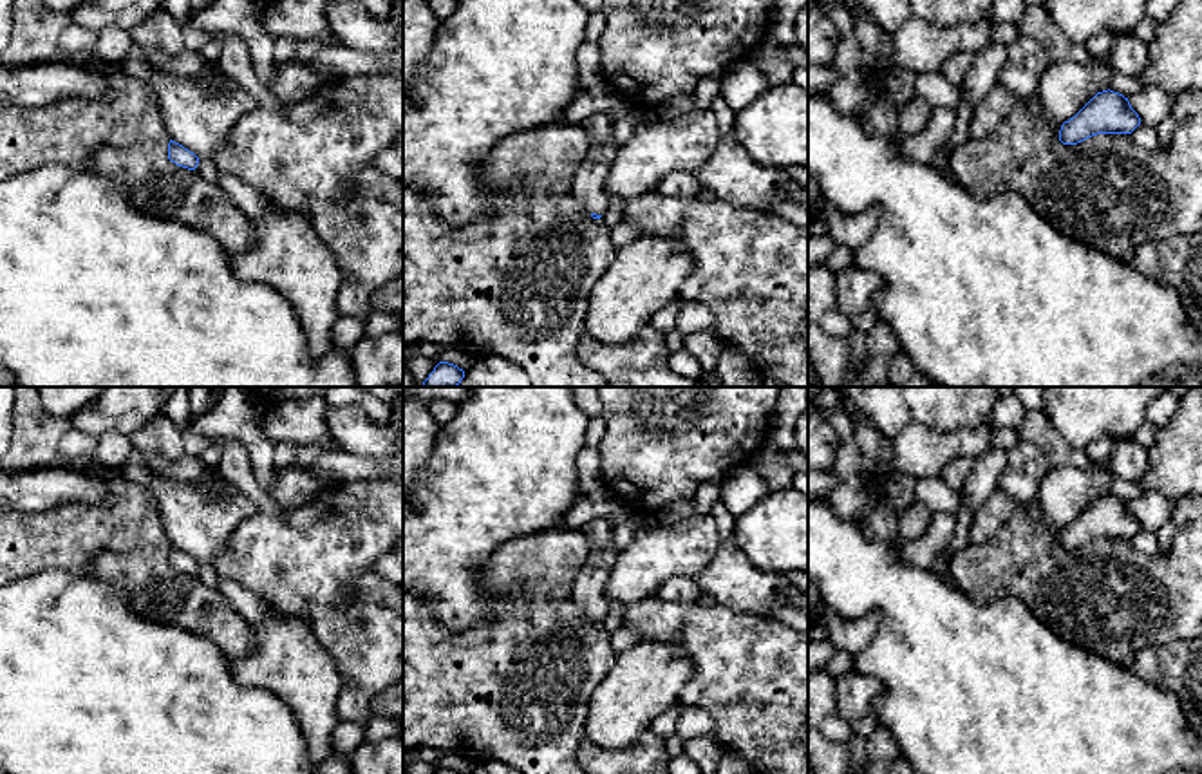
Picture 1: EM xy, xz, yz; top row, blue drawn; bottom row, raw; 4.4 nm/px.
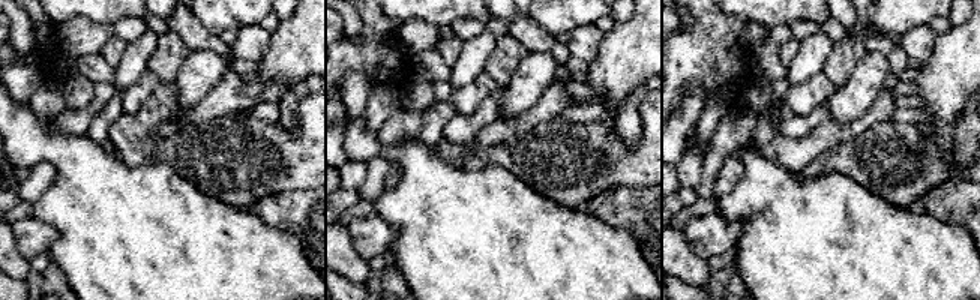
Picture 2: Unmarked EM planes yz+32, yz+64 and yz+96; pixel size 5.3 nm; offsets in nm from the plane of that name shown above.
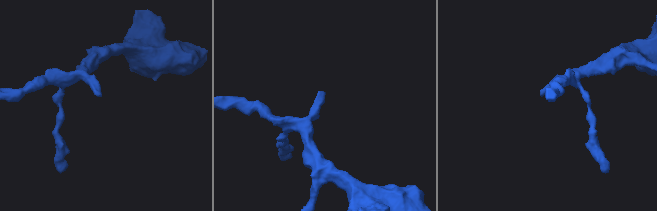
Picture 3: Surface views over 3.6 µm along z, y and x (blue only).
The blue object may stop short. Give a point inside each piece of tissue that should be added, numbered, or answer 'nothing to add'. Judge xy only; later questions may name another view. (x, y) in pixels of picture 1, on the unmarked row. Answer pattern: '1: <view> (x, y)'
nothing to add

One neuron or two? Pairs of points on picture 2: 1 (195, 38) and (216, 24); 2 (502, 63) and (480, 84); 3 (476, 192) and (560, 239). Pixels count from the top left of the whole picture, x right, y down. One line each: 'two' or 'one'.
1: two
2: two
3: one

